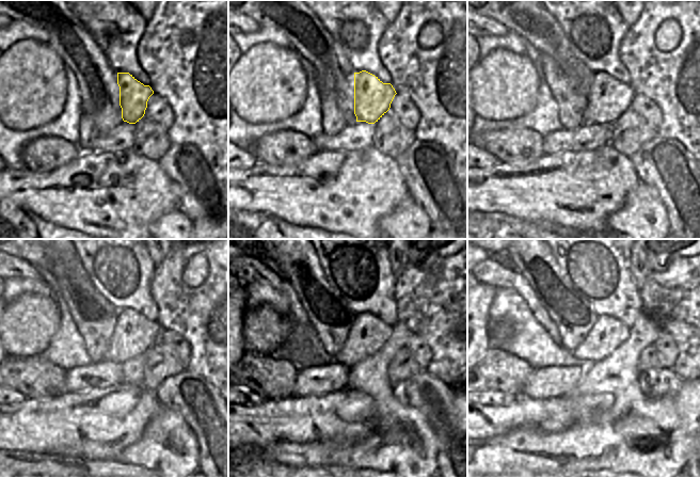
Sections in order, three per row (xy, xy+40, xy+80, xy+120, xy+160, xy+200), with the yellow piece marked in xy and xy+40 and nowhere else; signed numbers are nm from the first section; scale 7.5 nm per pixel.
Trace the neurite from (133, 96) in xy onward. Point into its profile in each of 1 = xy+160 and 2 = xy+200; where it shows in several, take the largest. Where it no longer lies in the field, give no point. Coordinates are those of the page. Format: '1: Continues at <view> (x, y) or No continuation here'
1: Continues at xy+160 (368, 334)
2: Continues at xy+200 (607, 333)

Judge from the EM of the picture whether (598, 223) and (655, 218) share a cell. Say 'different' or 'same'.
different

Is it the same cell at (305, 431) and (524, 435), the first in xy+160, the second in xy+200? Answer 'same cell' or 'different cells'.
different cells

